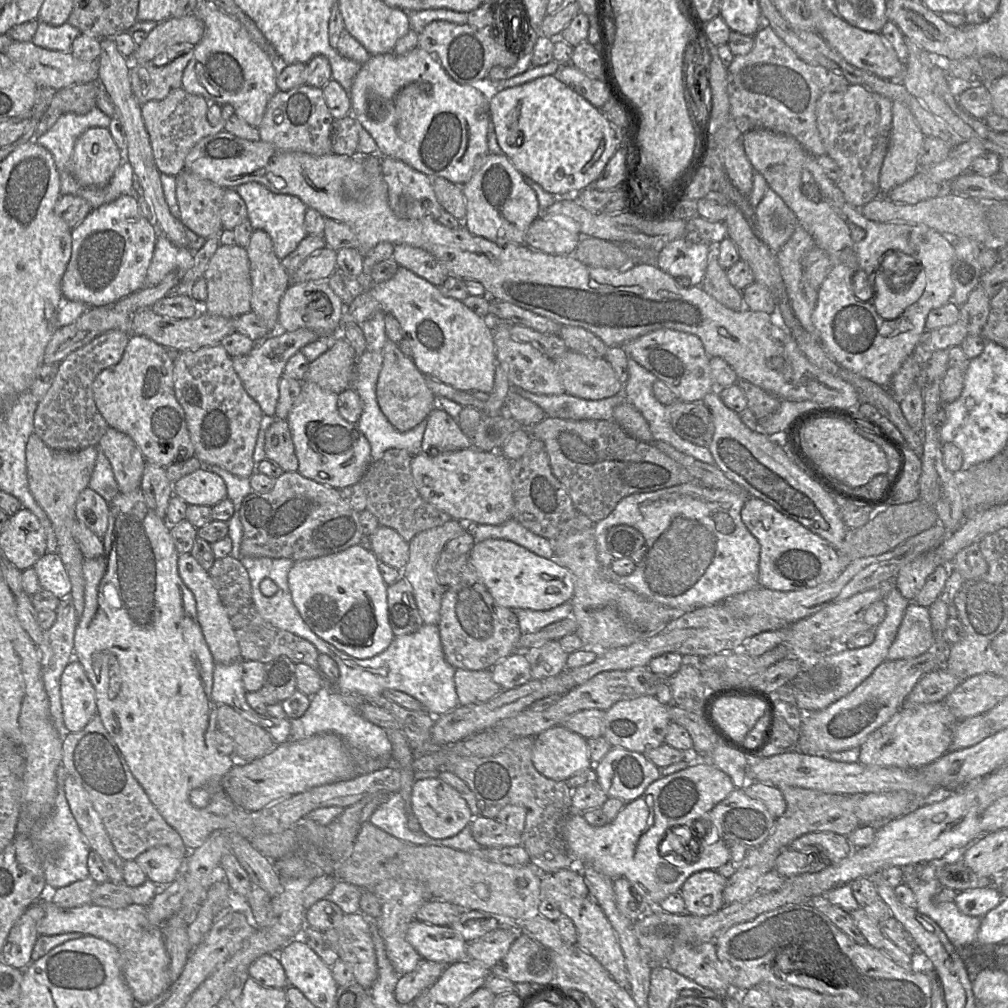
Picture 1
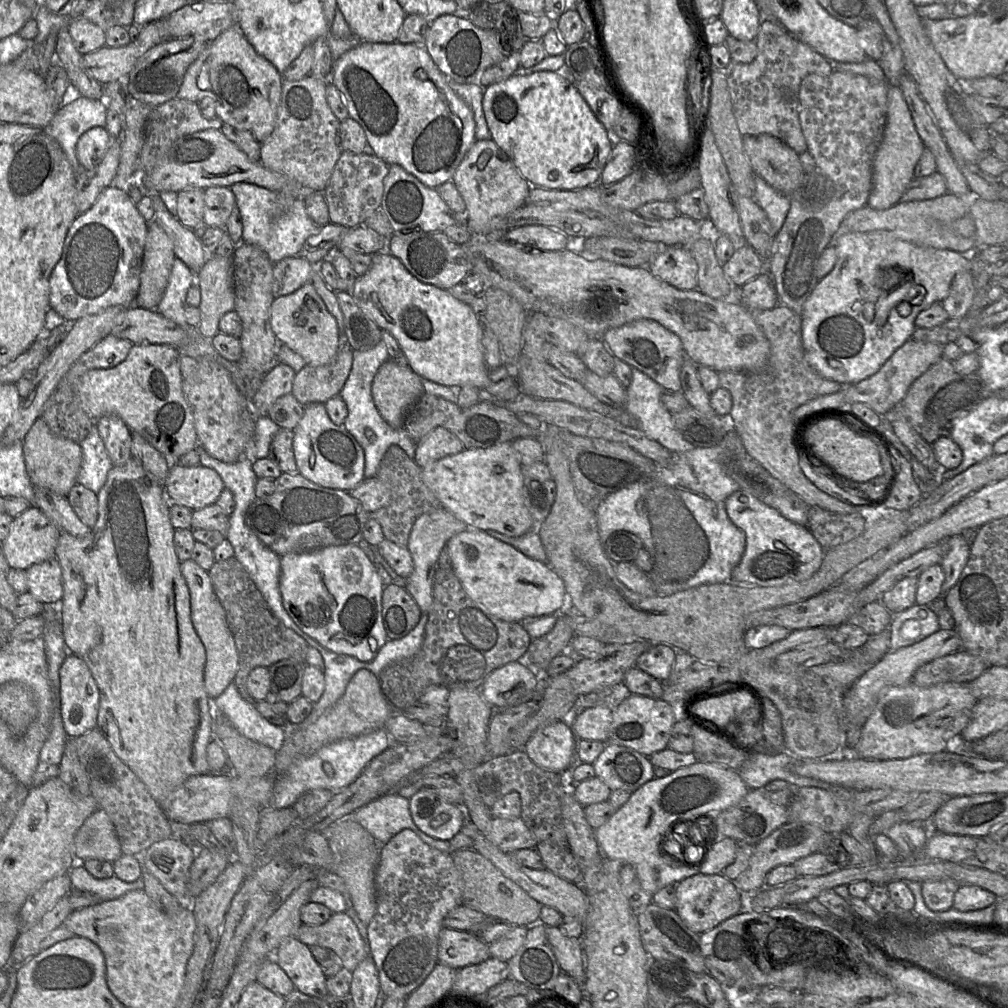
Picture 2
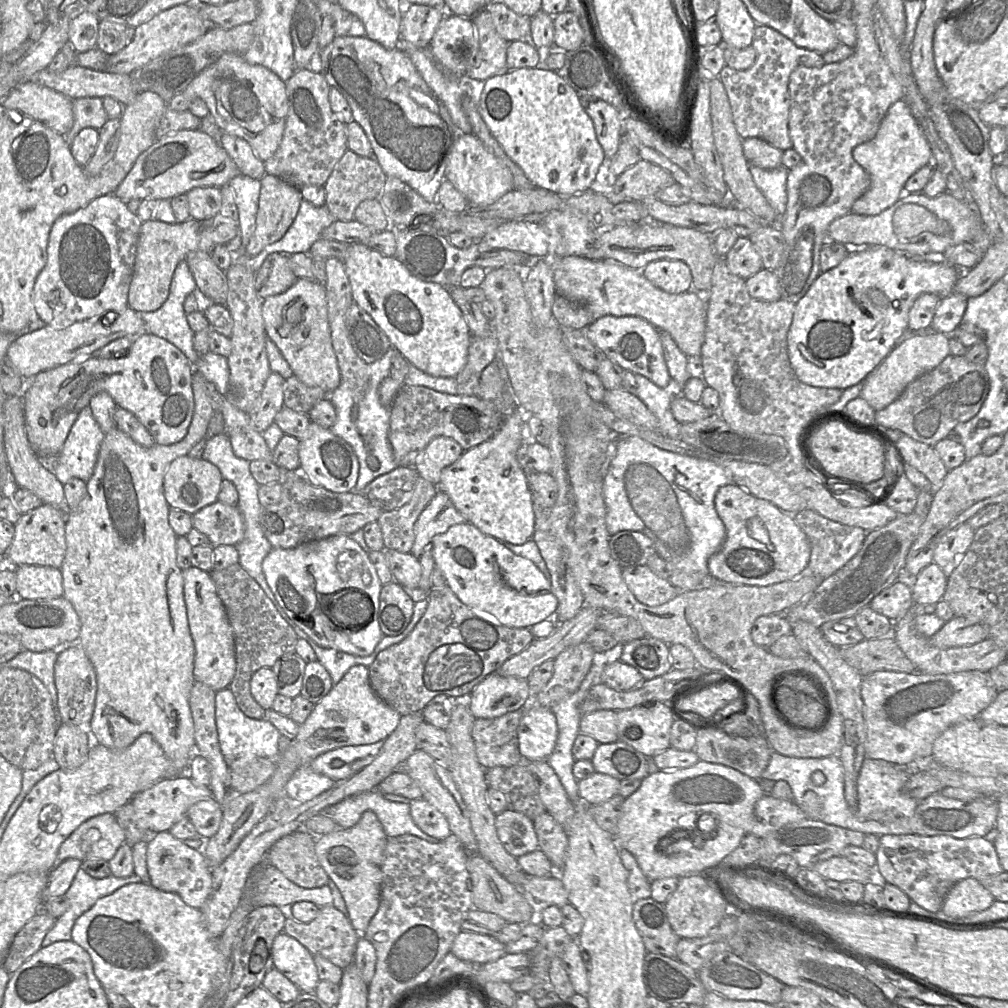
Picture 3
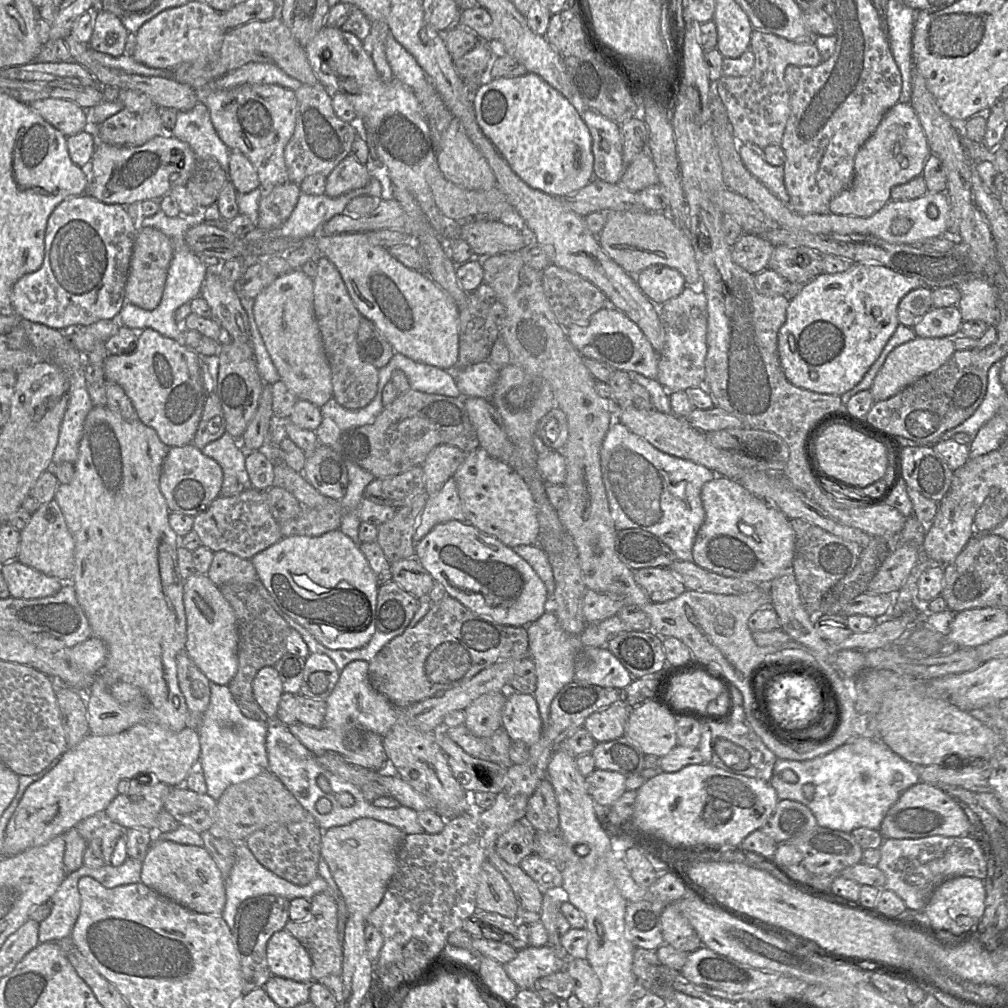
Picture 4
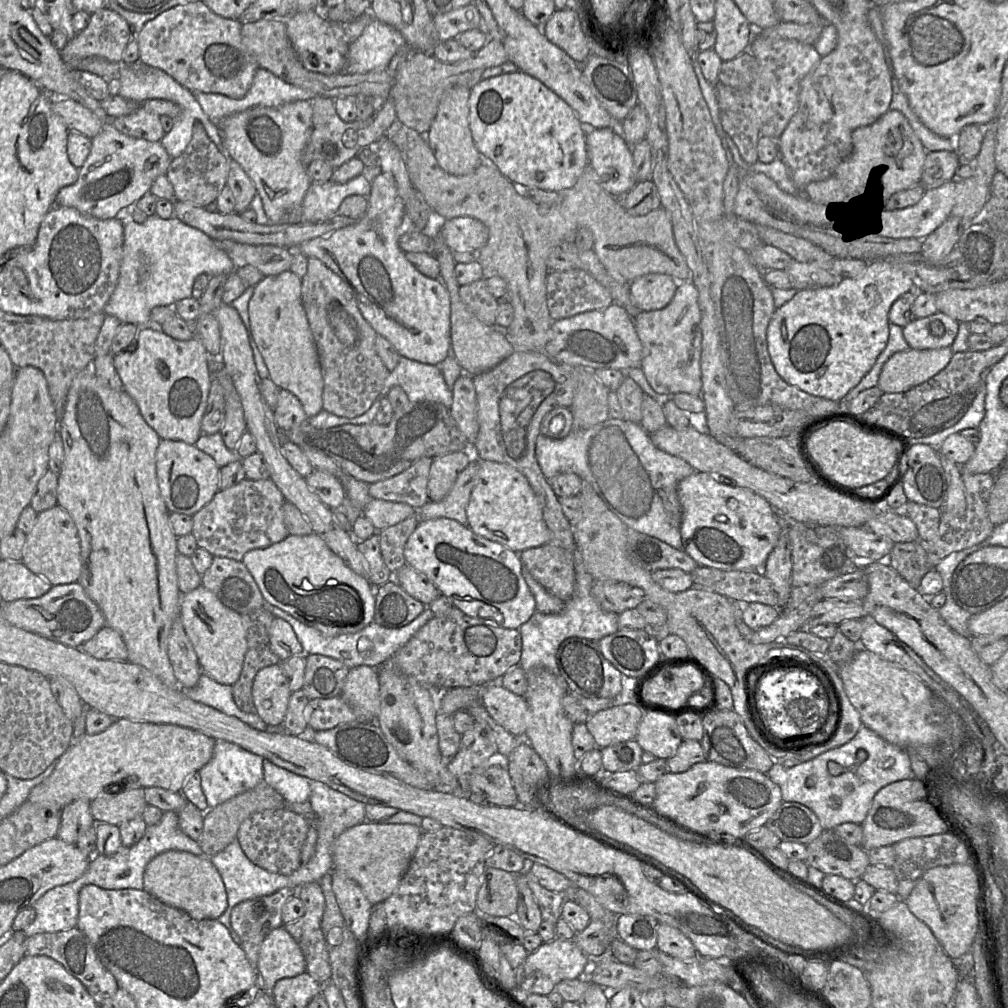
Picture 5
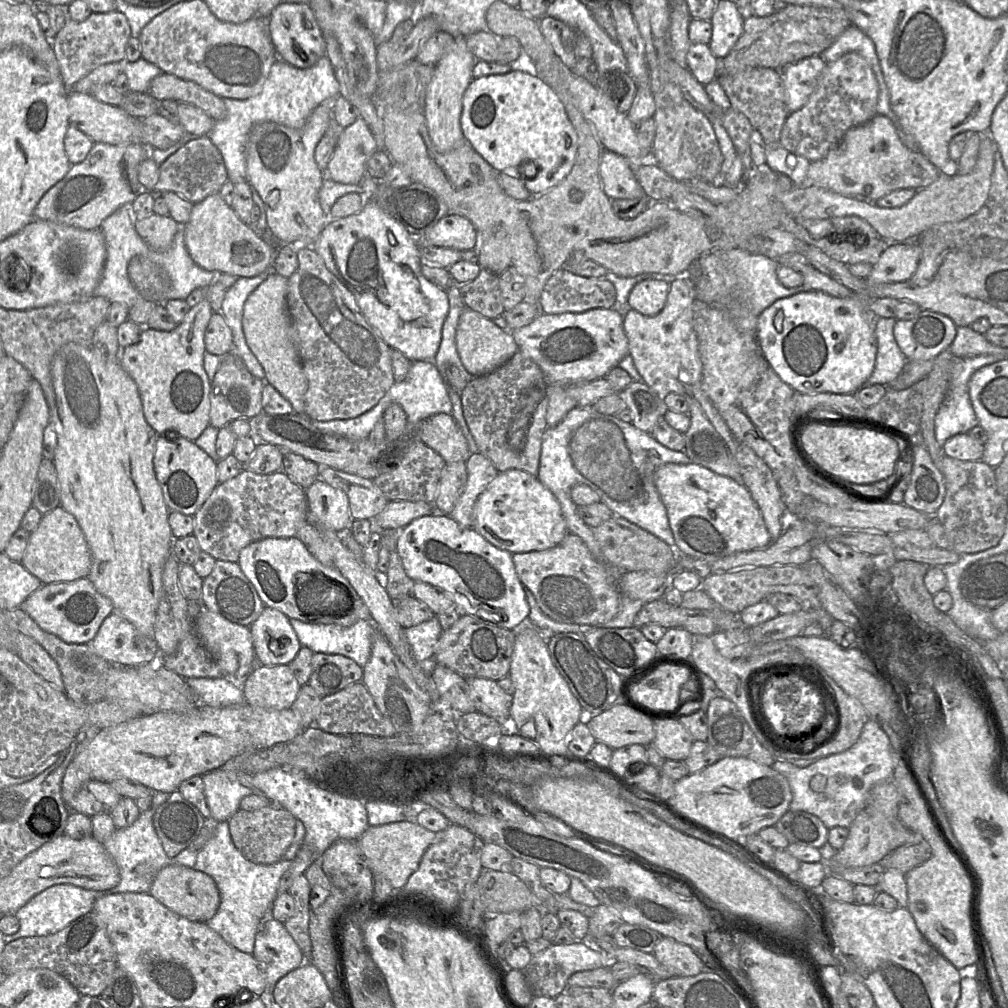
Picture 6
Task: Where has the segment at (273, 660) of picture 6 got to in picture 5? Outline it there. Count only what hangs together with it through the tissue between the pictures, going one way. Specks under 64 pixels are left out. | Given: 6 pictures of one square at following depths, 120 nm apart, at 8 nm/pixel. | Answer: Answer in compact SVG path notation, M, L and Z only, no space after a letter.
M275 617L269 628L270 648L280 661L285 661L293 655L304 654L292 626L282 618Z

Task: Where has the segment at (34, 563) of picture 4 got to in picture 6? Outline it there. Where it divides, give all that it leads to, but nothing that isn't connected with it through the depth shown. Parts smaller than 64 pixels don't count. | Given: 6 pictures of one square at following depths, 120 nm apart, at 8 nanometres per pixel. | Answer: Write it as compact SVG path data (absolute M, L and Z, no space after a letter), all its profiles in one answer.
M61 505L44 514L37 528L30 533L28 545L20 563L43 585L86 577L91 567L91 554L84 533L75 517Z

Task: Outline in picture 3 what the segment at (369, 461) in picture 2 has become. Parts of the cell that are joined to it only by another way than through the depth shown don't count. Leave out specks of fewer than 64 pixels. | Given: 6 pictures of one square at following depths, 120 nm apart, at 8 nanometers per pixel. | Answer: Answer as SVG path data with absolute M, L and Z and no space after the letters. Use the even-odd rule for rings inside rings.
M390 348L380 360L370 364L370 381L365 392L353 392L348 383L341 381L340 385L326 397L336 410L336 421L329 428L330 431L352 447L359 462L358 479L351 492L360 492L375 478L399 467L389 441L390 408L384 407L378 397L379 385L390 374L394 354L395 351ZM369 456L378 459L379 467L376 470L369 467Z

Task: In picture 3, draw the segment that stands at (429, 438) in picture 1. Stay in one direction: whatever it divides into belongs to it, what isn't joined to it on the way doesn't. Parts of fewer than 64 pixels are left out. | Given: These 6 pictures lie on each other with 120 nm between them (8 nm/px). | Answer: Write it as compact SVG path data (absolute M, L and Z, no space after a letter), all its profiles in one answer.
M439 436L430 441L415 462L419 475L434 485L438 485L444 468L459 459L464 452L454 439Z

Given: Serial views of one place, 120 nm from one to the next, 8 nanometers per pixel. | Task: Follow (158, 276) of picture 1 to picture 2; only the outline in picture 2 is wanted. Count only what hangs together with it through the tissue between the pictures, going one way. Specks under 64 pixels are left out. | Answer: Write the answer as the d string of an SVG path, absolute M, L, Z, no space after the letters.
M175 257L167 287L156 311L177 325L194 331L187 325L184 316L184 305L188 289L196 284L197 274L178 257Z

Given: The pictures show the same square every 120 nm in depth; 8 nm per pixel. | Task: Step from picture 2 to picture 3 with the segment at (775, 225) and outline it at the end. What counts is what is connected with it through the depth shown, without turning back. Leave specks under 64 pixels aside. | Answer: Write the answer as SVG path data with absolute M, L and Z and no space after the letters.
M750 164L749 170L756 186L764 194L777 214L782 216L786 211L787 205L787 178L789 169L784 166L774 169L763 169Z

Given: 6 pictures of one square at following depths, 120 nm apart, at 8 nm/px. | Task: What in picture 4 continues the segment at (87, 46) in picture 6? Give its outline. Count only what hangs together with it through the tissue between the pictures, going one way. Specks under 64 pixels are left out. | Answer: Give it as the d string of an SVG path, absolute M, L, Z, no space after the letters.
M97 12L88 46L117 57L124 54L128 34L119 17L109 12Z

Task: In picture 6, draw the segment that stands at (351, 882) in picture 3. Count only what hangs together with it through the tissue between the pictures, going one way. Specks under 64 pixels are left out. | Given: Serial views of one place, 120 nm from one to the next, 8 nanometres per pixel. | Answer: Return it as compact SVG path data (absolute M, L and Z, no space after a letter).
M404 820L369 828L358 838L358 844L372 874L383 875L395 891L400 891L418 869L422 856L438 832L427 830L414 820Z

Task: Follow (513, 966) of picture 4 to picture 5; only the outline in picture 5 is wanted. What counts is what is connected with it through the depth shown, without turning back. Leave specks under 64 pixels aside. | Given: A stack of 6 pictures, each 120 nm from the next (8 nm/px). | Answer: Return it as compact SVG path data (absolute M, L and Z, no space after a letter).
M553 939L543 943L538 949L528 954L523 964L515 970L516 984L522 993L547 995L556 984L565 979L575 979L587 970L589 958L573 939Z

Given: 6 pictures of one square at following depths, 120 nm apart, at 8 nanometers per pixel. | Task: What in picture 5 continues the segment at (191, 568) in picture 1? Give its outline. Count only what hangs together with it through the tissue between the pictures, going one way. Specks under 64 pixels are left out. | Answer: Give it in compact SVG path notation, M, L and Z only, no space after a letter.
M202 585L183 594L180 618L197 656L202 673L220 684L233 685L239 678L247 652L247 639L243 617L227 608Z

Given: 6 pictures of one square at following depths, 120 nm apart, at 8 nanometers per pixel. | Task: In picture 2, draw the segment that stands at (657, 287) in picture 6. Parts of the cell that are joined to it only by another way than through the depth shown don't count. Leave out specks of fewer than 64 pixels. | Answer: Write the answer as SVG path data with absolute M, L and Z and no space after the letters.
M684 246L663 247L648 269L657 278L680 290L697 289L698 265Z

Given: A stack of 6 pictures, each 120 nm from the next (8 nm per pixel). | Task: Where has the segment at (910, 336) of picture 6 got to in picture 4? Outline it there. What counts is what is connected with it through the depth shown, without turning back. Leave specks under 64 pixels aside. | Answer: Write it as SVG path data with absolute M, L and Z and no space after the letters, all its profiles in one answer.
M957 305L931 308L914 326L917 337L950 337L959 335L963 322Z

